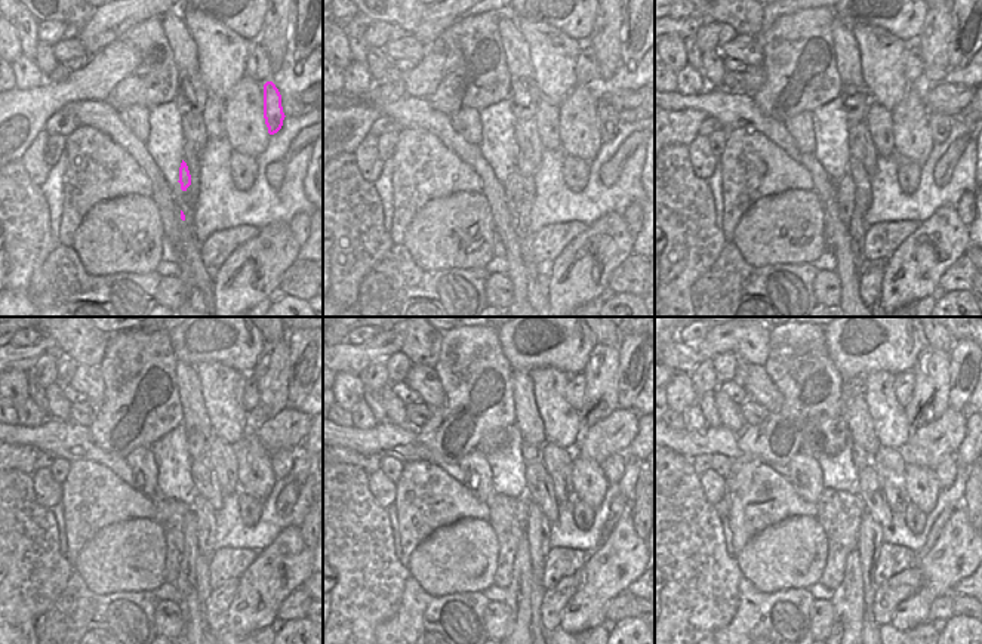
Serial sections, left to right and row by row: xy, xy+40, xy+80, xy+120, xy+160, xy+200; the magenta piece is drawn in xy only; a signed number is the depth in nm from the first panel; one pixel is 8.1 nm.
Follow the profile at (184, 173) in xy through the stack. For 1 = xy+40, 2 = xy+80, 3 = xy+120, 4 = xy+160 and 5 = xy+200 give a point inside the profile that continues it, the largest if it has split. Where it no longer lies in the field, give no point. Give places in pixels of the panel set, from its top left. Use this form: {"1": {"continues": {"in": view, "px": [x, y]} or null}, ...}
{"1": {"continues": {"in": "xy+40", "px": [514, 184]}}, "2": {"continues": {"in": "xy+80", "px": [846, 191]}}, "3": {"continues": {"in": "xy+120", "px": [185, 582]}}, "4": {"continues": {"in": "xy+160", "px": [517, 597]}}, "5": {"continues": {"in": "xy+200", "px": [847, 600]}}}

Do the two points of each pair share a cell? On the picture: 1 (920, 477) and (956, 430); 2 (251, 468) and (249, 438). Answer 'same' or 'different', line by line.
1: different
2: same

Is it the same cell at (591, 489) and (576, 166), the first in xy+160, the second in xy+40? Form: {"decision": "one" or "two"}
{"decision": "two"}

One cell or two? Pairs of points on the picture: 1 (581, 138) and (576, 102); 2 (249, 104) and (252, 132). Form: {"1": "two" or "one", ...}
{"1": "one", "2": "one"}

